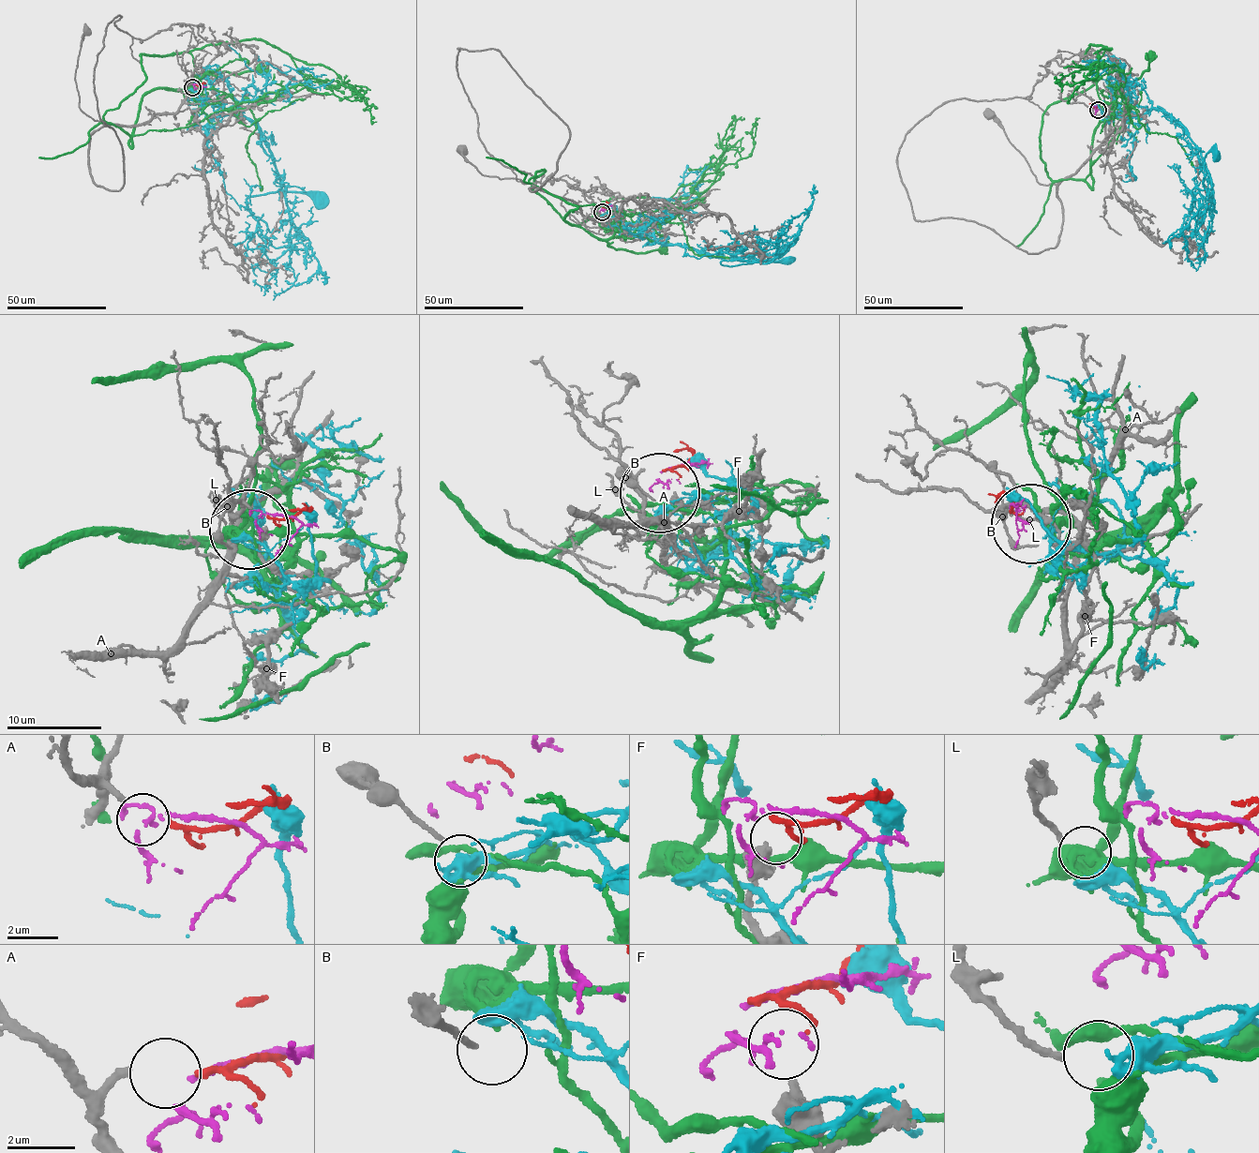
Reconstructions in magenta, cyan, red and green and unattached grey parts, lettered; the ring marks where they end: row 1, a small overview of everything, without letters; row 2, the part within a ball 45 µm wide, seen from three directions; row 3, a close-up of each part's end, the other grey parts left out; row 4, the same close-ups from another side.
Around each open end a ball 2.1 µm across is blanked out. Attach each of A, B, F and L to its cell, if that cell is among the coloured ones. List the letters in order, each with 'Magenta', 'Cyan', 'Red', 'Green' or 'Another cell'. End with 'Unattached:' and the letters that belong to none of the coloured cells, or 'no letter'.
A: Red
B: Green
F: Another cell
L: Cyan
Unattached: F

